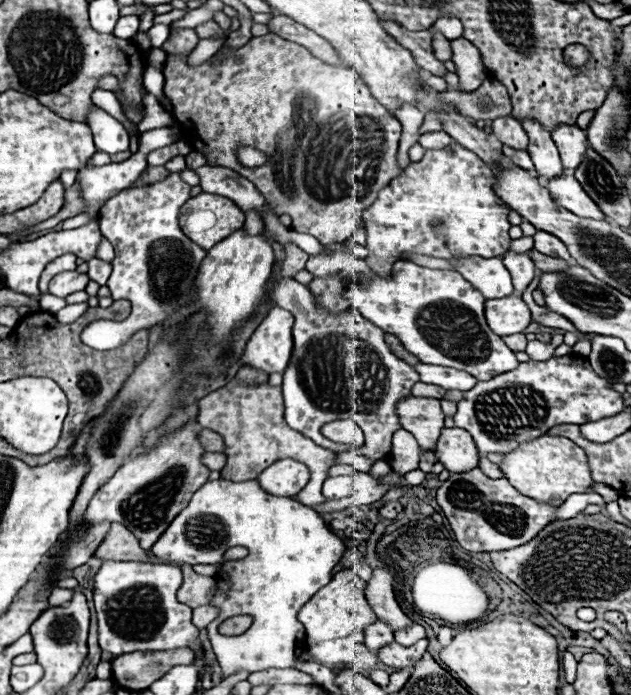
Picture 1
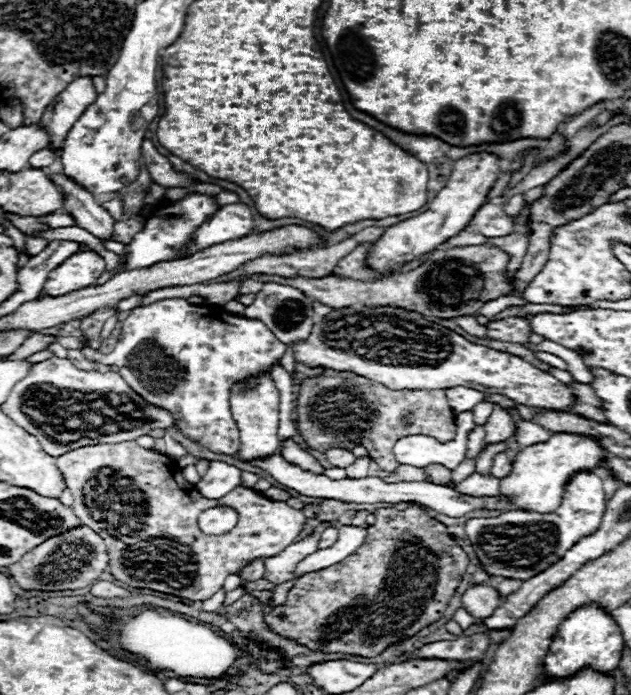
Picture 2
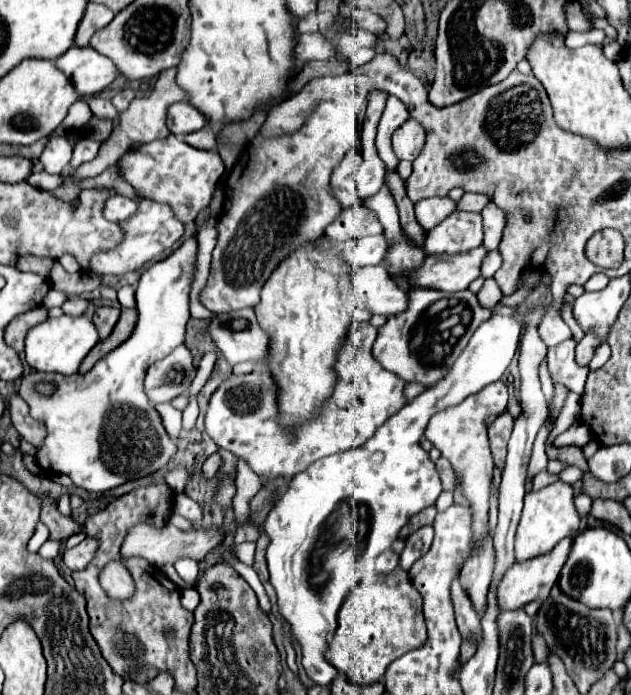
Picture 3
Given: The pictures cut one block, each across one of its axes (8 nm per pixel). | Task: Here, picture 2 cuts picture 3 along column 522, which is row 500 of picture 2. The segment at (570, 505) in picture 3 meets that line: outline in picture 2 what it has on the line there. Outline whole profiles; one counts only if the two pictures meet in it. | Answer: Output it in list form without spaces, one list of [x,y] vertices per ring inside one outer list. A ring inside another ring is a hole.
[[[552,434],[550,440],[522,448],[512,462],[512,474],[500,480],[500,496],[510,498],[510,508],[534,510],[548,514],[558,508],[568,478],[580,470],[600,468],[606,452],[588,436],[576,434]]]

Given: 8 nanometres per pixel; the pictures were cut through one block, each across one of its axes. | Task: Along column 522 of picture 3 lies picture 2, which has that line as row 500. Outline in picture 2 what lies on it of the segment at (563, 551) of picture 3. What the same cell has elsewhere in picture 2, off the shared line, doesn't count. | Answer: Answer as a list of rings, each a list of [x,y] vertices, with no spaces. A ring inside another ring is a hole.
[[[588,470],[572,476],[572,482],[568,482],[568,488],[562,494],[562,504],[552,514],[510,510],[498,518],[470,518],[464,530],[480,564],[490,576],[528,580],[556,564],[580,538],[596,532],[604,510],[606,498],[602,476],[598,470]]]

